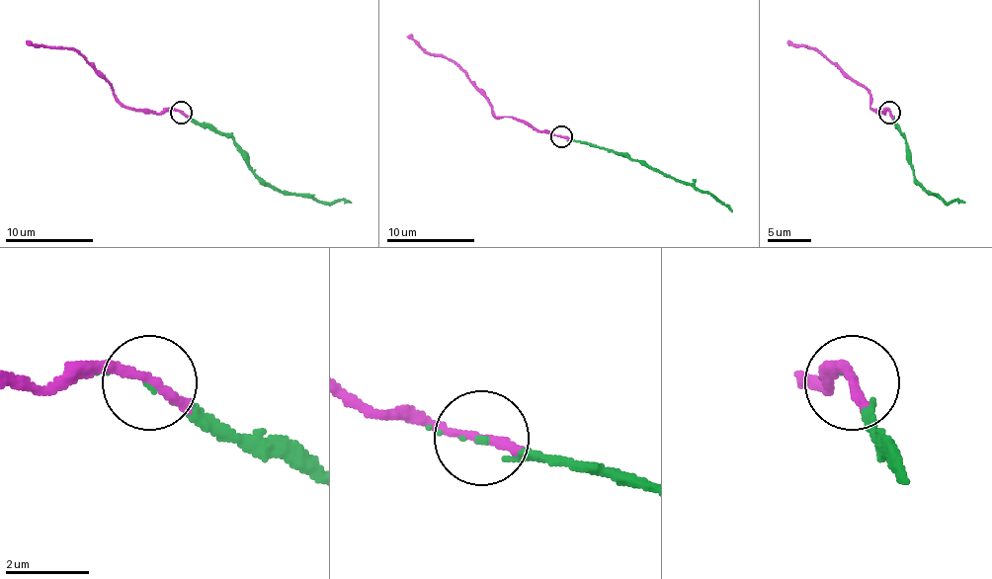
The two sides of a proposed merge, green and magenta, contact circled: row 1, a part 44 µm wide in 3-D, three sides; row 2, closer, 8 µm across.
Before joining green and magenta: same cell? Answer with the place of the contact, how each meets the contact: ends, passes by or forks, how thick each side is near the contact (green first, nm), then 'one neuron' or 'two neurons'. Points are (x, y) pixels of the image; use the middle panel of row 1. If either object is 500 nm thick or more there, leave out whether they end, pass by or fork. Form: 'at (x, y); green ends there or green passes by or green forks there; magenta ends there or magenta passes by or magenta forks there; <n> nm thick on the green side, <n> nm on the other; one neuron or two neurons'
at (561, 136); green ends there; magenta passes by; 70 nm thick on the green side, 200 nm on the other; one neuron

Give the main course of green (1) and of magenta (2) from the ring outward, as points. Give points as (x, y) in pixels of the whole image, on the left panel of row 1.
1: (180, 113), (226, 132), (246, 163), (284, 192), (307, 194), (320, 203), (352, 203)
2: (180, 113), (133, 111), (114, 95), (108, 82), (77, 51), (61, 46), (35, 46), (27, 41)

